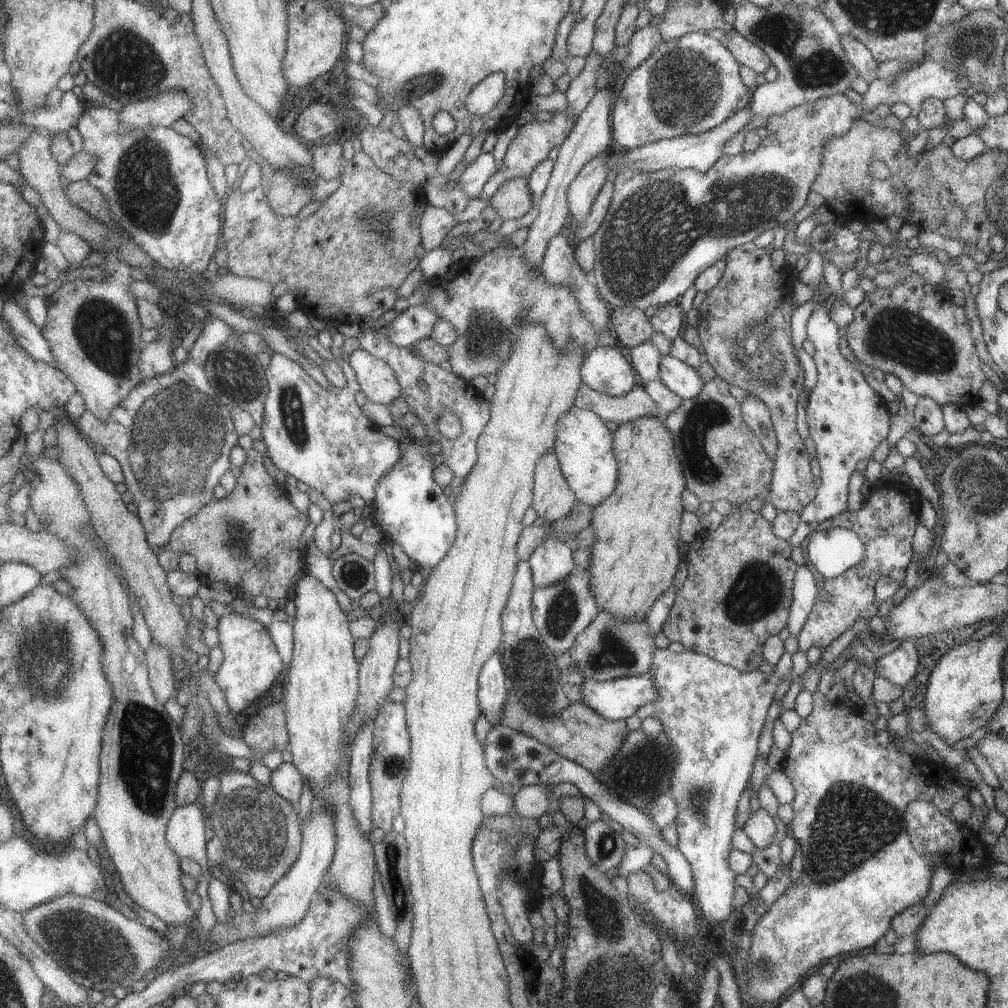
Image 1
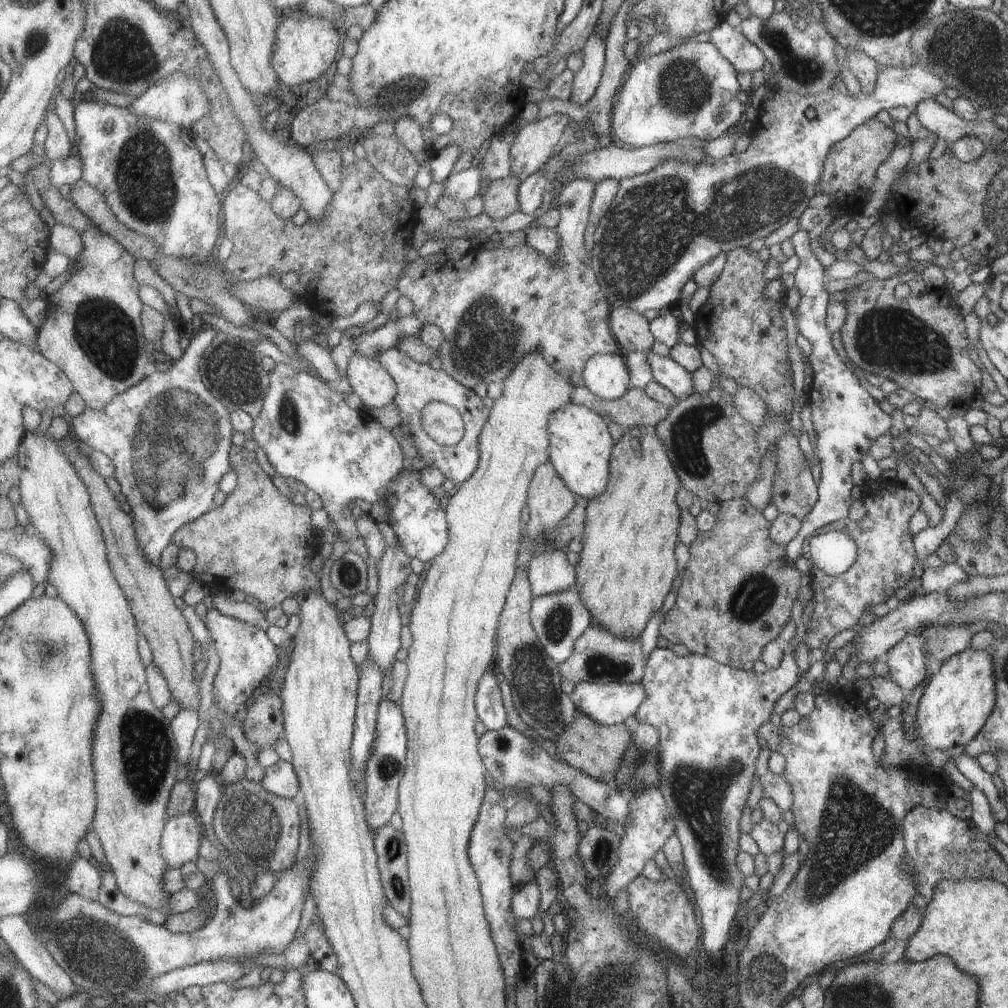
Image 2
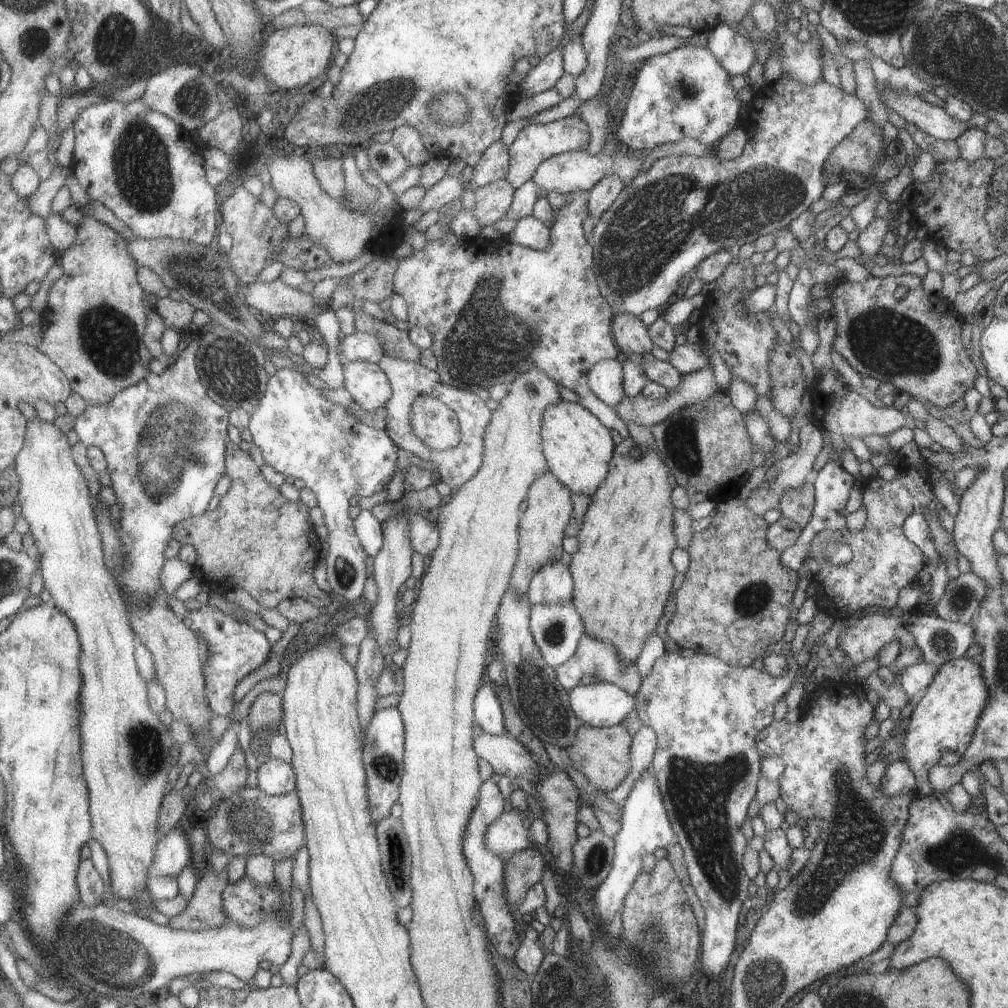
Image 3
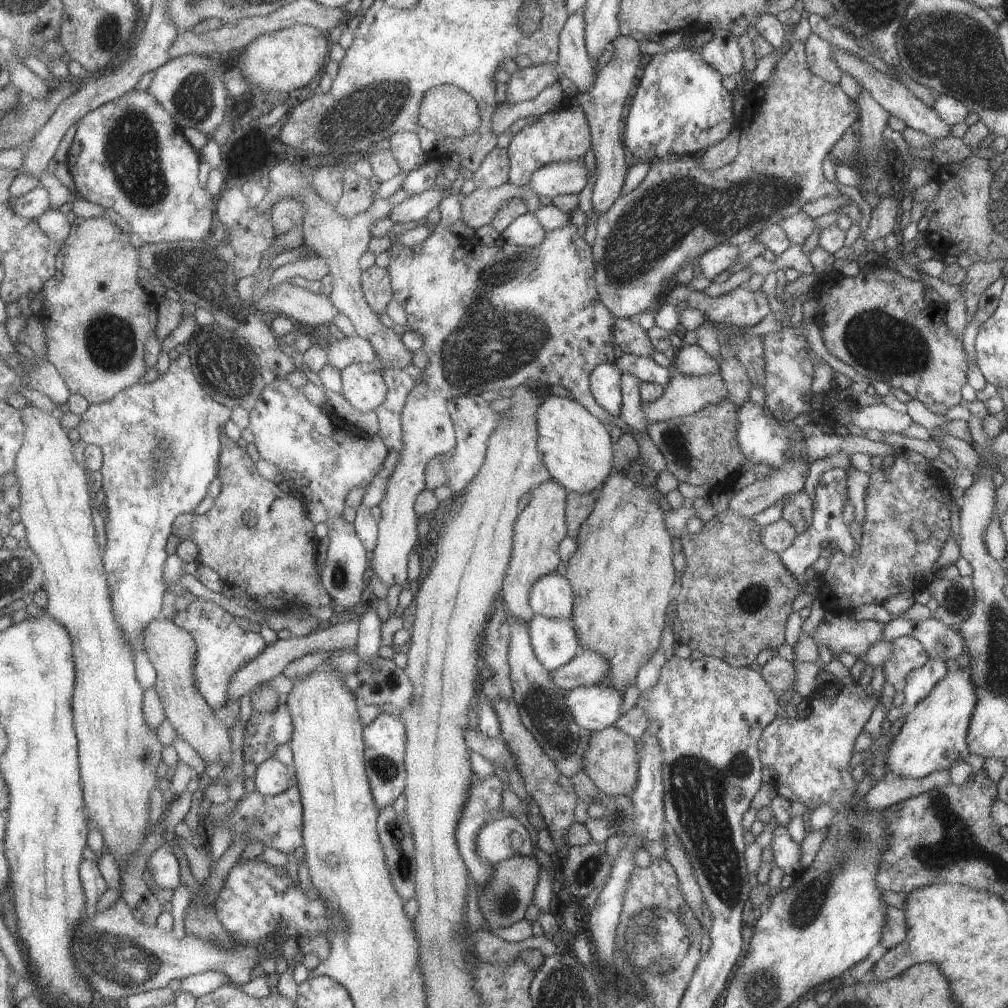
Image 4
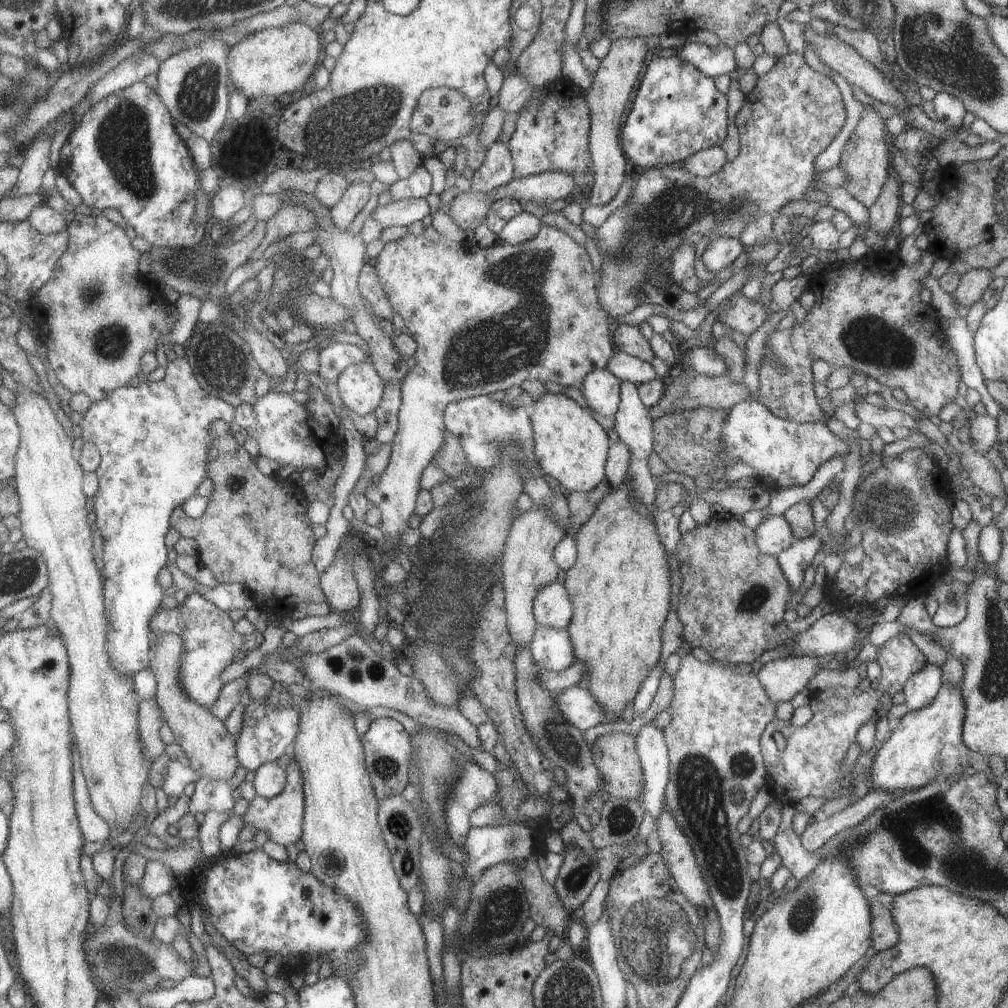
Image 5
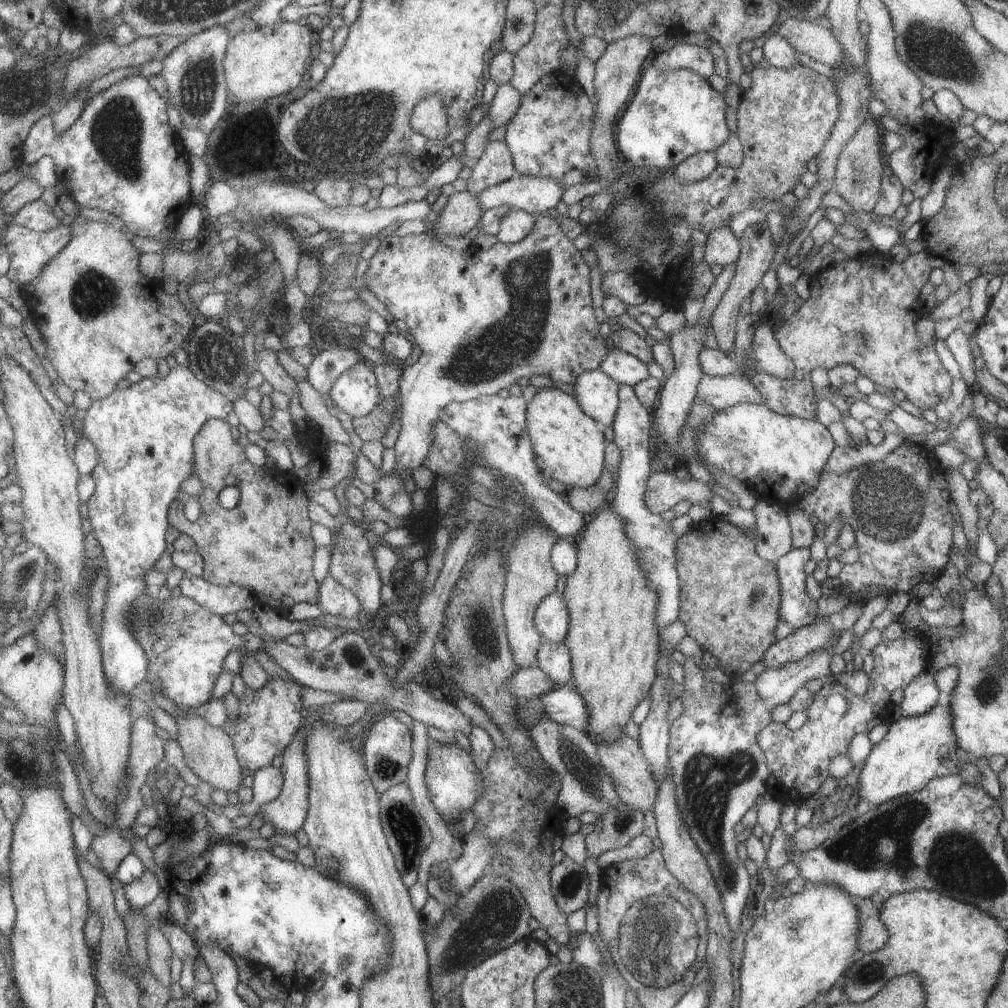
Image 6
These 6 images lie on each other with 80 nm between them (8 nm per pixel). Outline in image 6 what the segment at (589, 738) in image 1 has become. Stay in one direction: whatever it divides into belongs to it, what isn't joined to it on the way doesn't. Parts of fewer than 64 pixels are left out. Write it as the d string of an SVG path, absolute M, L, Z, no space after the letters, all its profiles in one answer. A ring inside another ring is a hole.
M622 734L615 742L609 744L597 743L596 753L601 766L612 780L612 785L620 798L621 804L624 804L627 808L636 808L645 815L649 814L654 807L658 782L655 780L654 772L647 759L643 756L639 743Z

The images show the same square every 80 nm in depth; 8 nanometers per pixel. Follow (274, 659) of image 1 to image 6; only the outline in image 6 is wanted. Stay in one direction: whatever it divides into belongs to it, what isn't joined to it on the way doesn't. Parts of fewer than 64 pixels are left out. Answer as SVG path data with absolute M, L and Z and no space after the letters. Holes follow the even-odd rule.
M153 592L139 595L129 604L126 619L134 639L146 656L146 679L178 707L207 704L215 679L223 670L223 658L232 648L250 653L260 648L261 639L258 636L249 632L235 635L221 617L183 595L166 600L156 598Z

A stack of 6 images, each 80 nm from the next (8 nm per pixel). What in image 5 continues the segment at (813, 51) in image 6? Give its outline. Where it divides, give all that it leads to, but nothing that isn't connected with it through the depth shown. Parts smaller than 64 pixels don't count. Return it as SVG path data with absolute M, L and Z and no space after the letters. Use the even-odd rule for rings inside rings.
M808 23L802 24L805 46L813 48L815 54L819 56L819 60L828 66L830 70L835 70L850 86L857 86L861 88L866 95L871 96L873 99L882 102L883 104L890 104L891 106L898 108L899 114L903 109L908 109L910 105L905 102L905 99L902 97L902 94L896 89L893 88L893 85L890 81L885 80L885 77L879 70L877 70L869 62L865 61L859 54L850 46L839 39L835 35L819 35L815 33L811 26Z

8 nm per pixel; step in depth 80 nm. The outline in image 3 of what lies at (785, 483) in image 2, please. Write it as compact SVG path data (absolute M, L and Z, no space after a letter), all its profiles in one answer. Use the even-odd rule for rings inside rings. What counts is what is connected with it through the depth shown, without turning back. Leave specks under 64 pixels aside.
M812 479L798 489L787 489L781 496L778 509L783 517L795 522L800 530L809 522L814 505Z

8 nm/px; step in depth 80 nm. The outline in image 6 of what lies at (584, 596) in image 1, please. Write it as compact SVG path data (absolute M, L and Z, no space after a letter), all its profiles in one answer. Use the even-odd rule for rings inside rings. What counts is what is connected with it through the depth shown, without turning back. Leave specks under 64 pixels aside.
M540 638L540 645L536 652L536 665L555 685L555 688L571 686L571 659L564 642L548 643Z

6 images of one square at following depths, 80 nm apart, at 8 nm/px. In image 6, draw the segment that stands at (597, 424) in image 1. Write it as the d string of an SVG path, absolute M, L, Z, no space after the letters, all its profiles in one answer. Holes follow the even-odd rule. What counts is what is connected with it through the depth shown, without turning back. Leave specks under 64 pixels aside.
M547 387L537 389L531 400L526 402L525 409L526 431L532 453L538 471L553 480L563 483L567 488L581 487L587 488L591 486L604 469L603 448L607 442L602 434L602 428L587 416L573 396L562 392L555 387Z

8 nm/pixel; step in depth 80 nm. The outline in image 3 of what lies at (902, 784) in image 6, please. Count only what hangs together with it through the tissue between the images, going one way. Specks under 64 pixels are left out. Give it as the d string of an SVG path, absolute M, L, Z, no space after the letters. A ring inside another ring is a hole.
M963 657L945 661L939 672L914 704L910 717L903 723L904 739L901 759L914 774L916 782L925 787L929 770L937 765L944 750L957 752L960 756L969 746L975 723L987 700L986 684L977 659Z

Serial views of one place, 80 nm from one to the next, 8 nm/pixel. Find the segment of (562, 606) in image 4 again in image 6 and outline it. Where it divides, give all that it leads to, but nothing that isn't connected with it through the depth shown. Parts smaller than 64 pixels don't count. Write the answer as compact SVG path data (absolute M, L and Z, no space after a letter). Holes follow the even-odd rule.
M553 591L537 605L534 625L540 638L548 643L563 643L568 629L568 612L562 596Z

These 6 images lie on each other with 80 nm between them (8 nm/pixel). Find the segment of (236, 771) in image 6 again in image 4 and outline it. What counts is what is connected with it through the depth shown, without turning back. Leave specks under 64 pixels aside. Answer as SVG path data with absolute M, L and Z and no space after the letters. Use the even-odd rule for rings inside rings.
M155 617L144 628L142 646L156 672L153 687L162 702L164 718L174 728L177 738L195 750L205 768L209 764L219 764L225 769L232 757L231 739L223 720L215 716L194 687L192 668L196 646L192 636L171 619Z

